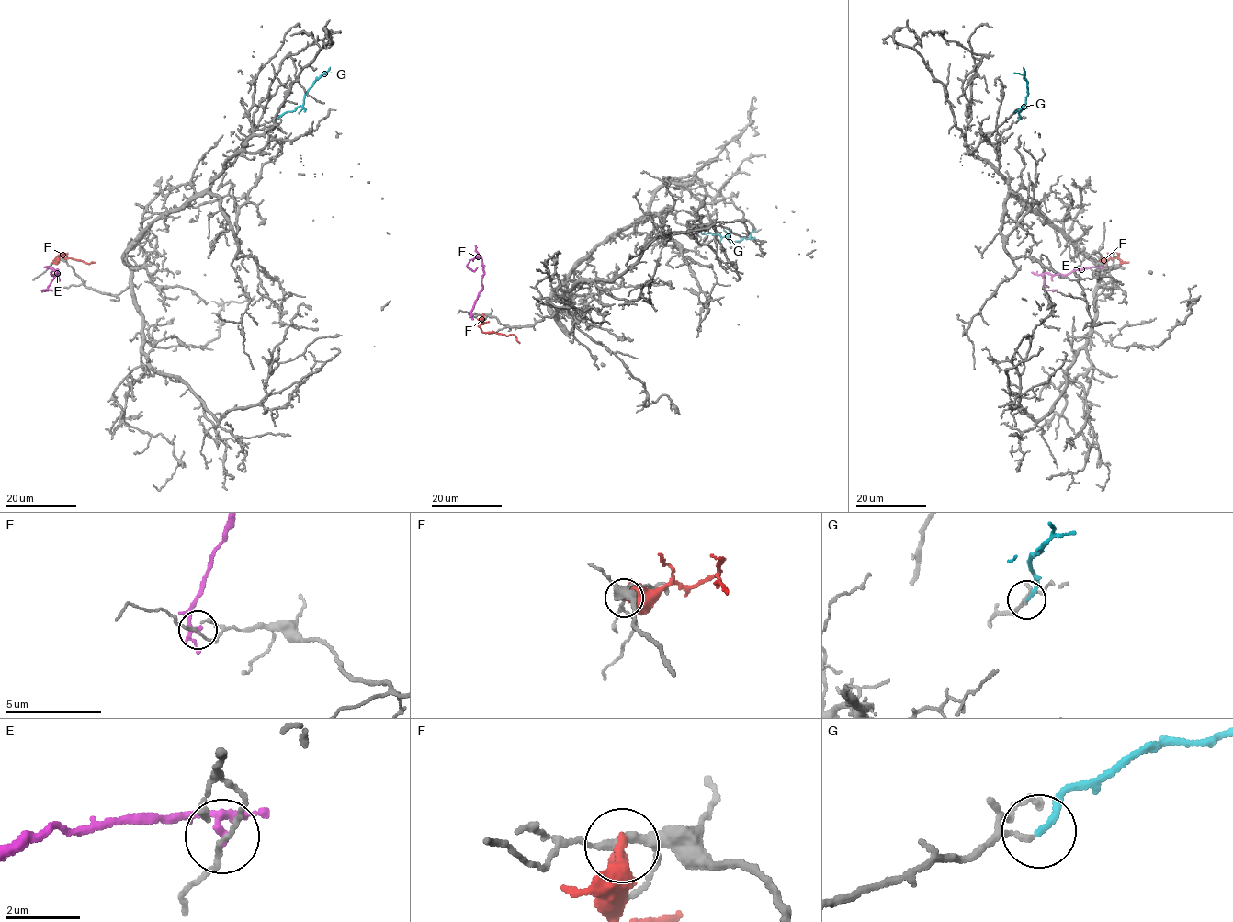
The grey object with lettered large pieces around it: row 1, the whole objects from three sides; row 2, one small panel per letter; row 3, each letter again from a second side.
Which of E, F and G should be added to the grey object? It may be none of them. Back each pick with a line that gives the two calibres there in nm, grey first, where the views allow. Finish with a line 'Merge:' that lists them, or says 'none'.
G: calibres 100 and 180 nm
Merge: G

